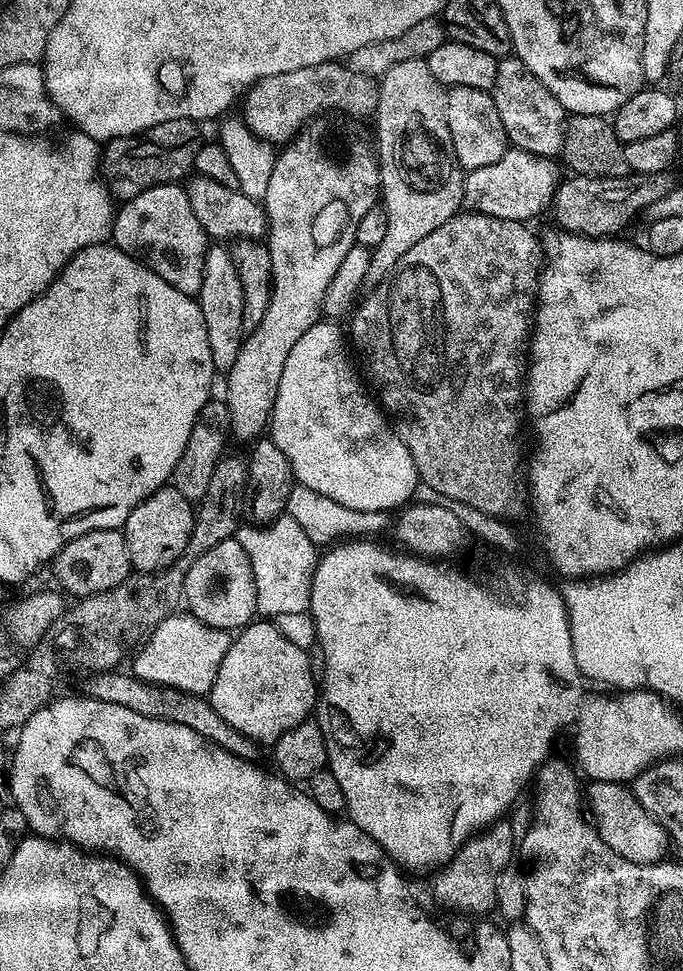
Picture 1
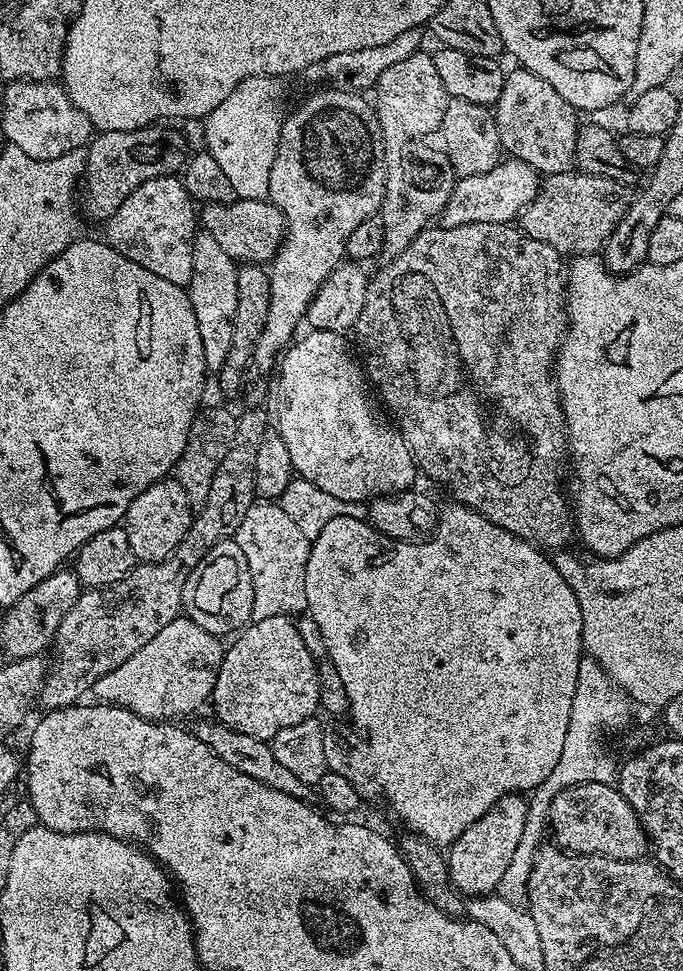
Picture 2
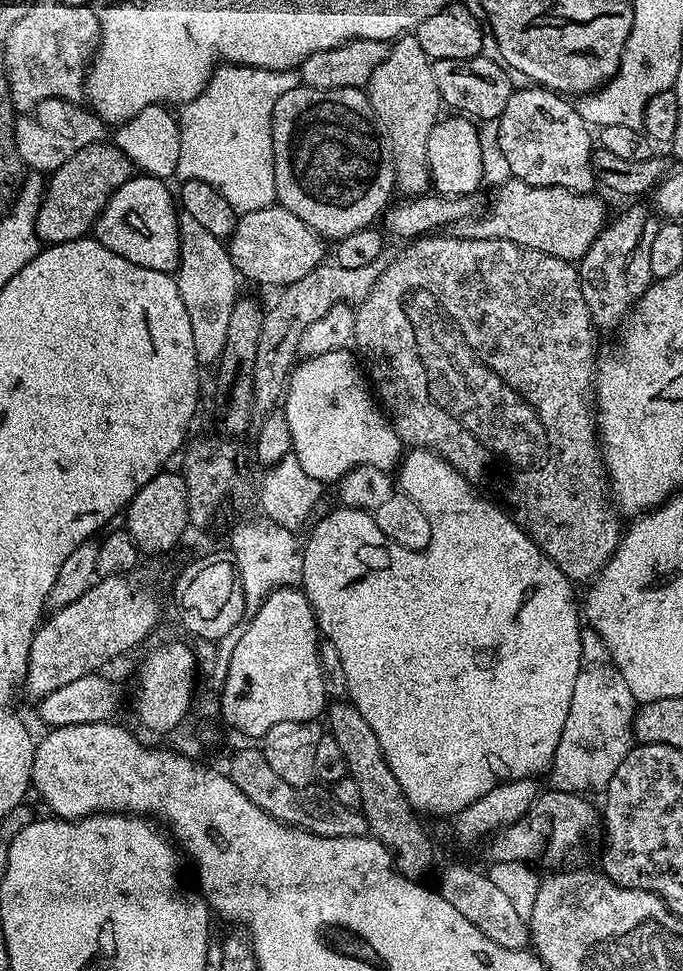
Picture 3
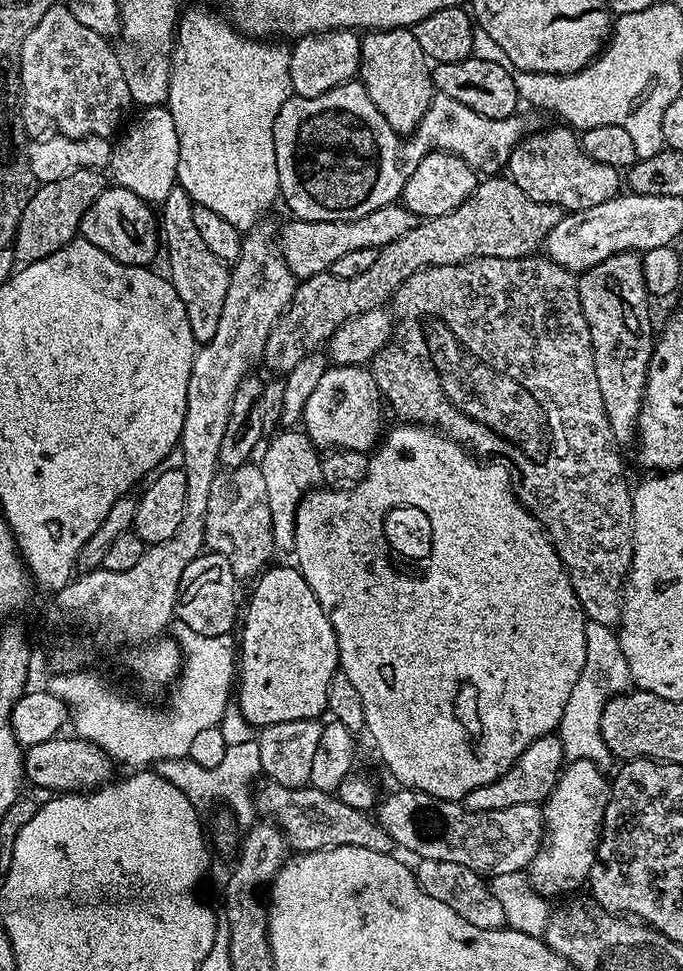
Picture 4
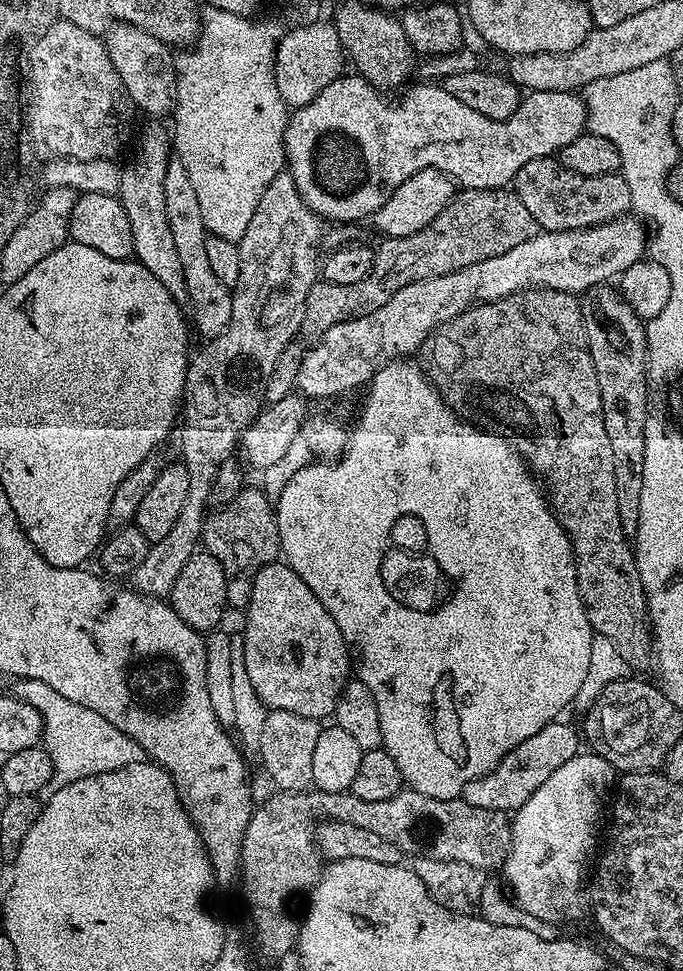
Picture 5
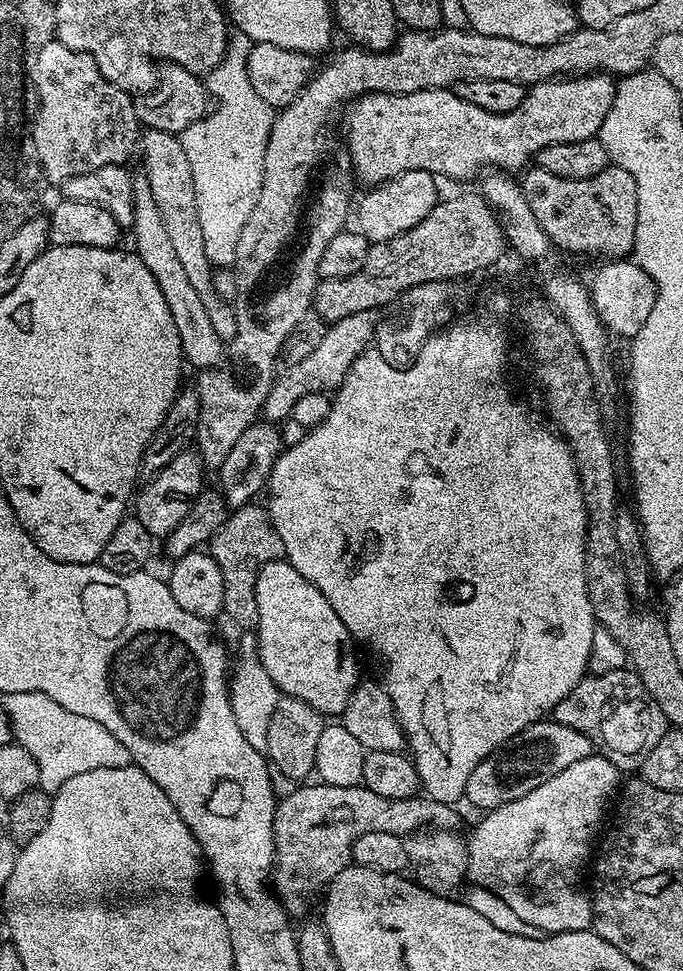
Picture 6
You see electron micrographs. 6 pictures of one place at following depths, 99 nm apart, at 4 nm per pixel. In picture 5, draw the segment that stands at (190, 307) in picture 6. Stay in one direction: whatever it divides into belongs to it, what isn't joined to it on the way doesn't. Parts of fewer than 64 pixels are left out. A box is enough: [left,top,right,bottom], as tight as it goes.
[118,128,188,304]

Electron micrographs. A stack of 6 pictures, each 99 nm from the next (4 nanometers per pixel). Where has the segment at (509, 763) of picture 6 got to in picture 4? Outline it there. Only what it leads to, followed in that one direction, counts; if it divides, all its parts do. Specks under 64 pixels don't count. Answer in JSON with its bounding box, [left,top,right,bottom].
[462,734,565,812]

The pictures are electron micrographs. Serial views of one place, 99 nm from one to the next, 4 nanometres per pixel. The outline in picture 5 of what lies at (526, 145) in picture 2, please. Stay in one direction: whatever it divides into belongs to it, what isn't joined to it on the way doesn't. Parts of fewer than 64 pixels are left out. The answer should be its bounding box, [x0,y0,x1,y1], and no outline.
[514,156,632,232]

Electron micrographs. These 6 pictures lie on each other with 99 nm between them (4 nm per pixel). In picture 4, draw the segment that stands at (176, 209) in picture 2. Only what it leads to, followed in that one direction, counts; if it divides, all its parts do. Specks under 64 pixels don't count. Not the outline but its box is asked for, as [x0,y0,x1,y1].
[79,186,162,265]

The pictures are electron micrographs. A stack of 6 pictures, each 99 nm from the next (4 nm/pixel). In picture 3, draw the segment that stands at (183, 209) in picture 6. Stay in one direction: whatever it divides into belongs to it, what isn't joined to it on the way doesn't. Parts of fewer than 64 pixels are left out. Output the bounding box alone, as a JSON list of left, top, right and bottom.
[174,211,238,365]

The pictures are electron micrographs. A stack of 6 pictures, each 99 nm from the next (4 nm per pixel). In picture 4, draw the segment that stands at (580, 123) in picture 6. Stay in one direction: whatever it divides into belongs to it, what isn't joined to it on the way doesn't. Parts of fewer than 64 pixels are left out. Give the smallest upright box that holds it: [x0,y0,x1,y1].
[274,82,526,222]

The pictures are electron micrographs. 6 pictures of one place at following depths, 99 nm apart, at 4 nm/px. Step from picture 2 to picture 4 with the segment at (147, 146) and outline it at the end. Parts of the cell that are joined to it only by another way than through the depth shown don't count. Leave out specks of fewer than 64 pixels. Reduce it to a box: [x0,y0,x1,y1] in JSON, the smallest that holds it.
[11,168,106,265]

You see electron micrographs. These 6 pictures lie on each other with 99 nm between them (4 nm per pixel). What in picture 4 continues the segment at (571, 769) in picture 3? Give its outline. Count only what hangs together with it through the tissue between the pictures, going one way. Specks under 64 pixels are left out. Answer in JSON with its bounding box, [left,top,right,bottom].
[556,621,631,766]

